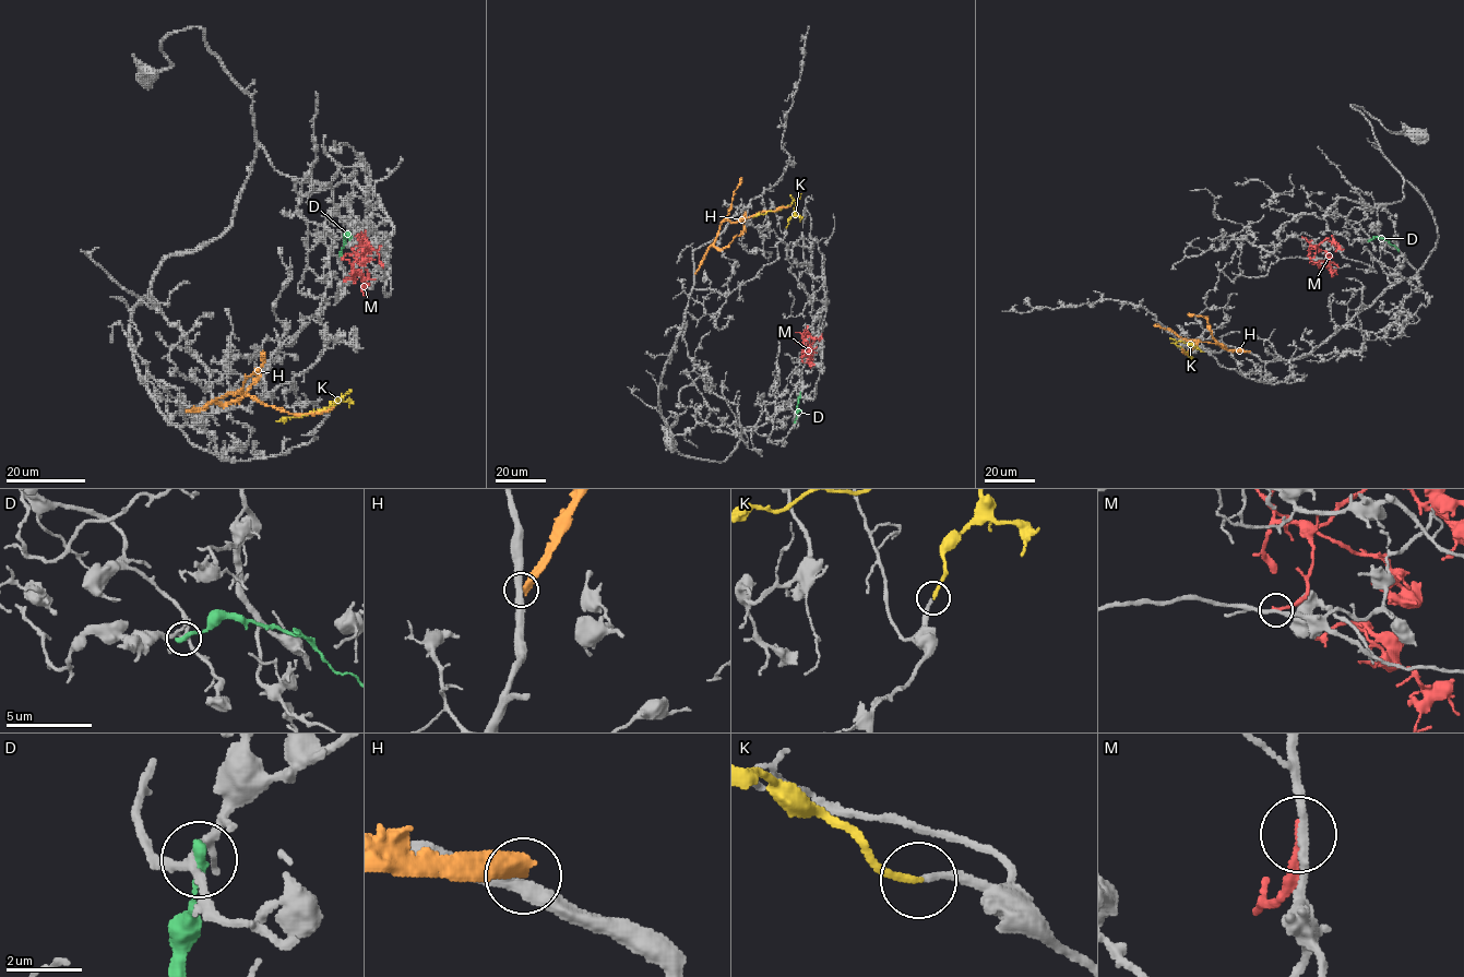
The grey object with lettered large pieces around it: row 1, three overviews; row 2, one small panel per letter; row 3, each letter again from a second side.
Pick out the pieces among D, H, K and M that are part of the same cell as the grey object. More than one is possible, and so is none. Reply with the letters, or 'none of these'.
K

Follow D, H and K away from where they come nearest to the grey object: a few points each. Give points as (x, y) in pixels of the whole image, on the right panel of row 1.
D: (1369, 240), (1385, 239), (1397, 251)
H: (1249, 352), (1225, 349), (1218, 344), (1198, 340), (1187, 354), (1182, 348)
K: (1203, 352), (1178, 342), (1176, 344), (1193, 358)

